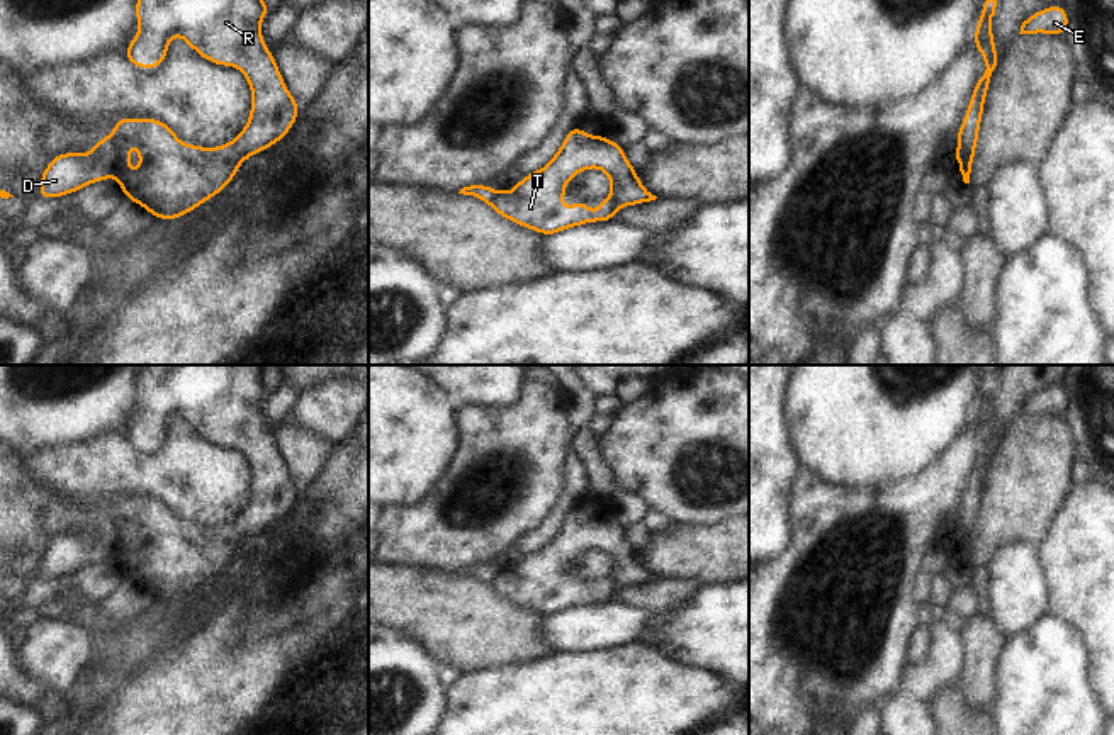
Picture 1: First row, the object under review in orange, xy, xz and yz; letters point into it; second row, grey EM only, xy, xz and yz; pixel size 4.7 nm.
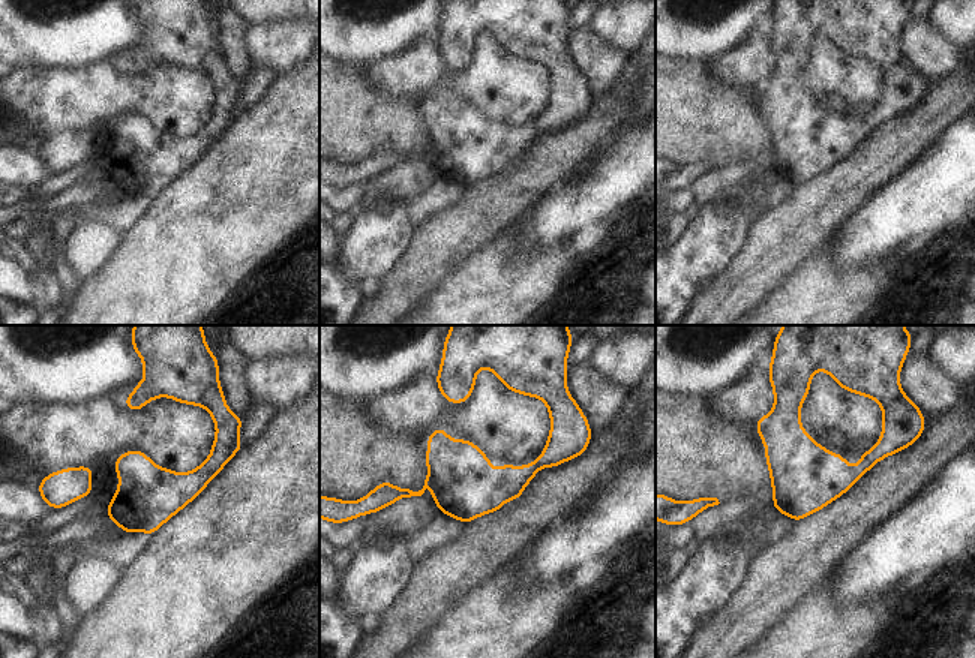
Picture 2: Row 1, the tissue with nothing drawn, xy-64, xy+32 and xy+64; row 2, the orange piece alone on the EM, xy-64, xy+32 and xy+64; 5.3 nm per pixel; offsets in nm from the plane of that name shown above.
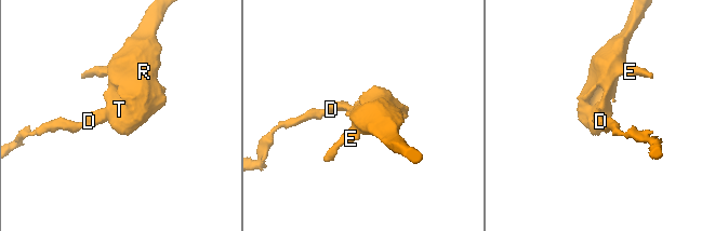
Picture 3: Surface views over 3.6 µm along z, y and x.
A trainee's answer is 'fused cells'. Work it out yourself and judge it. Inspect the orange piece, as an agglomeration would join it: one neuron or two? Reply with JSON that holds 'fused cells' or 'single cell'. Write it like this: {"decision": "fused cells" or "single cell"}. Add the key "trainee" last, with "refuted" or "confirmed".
{"decision": "fused cells", "trainee": "confirmed"}

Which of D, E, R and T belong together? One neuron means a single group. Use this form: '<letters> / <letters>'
D / E R T

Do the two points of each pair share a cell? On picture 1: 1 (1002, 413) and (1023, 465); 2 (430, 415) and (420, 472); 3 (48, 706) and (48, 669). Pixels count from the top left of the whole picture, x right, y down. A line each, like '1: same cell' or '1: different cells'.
1: different cells
2: same cell
3: different cells

